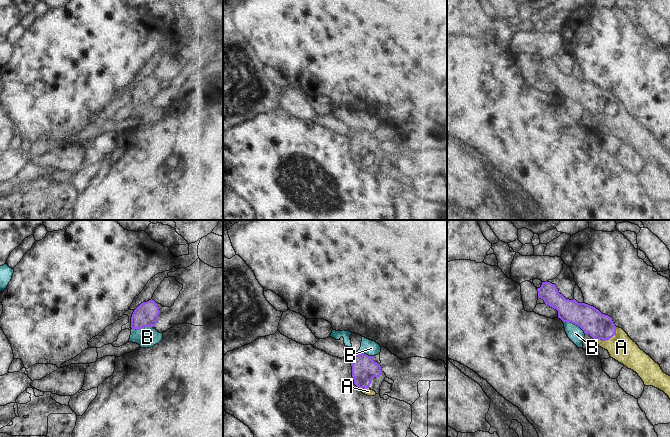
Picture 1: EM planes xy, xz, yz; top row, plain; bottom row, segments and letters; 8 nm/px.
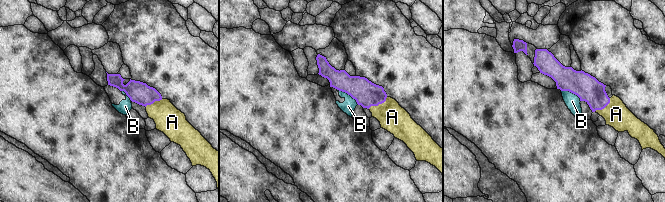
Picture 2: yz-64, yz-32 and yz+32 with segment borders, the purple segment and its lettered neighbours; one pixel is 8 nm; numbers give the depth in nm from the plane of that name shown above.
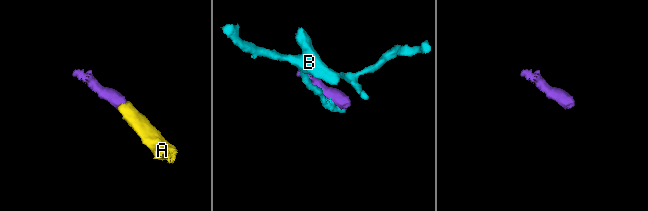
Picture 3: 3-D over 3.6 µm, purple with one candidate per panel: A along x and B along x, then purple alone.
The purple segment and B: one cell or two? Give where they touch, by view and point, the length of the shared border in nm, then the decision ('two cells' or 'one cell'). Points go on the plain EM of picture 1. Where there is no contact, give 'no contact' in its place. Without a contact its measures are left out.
yz (574, 99) | 200 nm | two cells

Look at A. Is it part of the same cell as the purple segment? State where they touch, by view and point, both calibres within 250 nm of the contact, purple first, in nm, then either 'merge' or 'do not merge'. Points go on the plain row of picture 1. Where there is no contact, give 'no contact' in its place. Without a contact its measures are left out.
yz (608, 115) | 200/220 nm | merge

